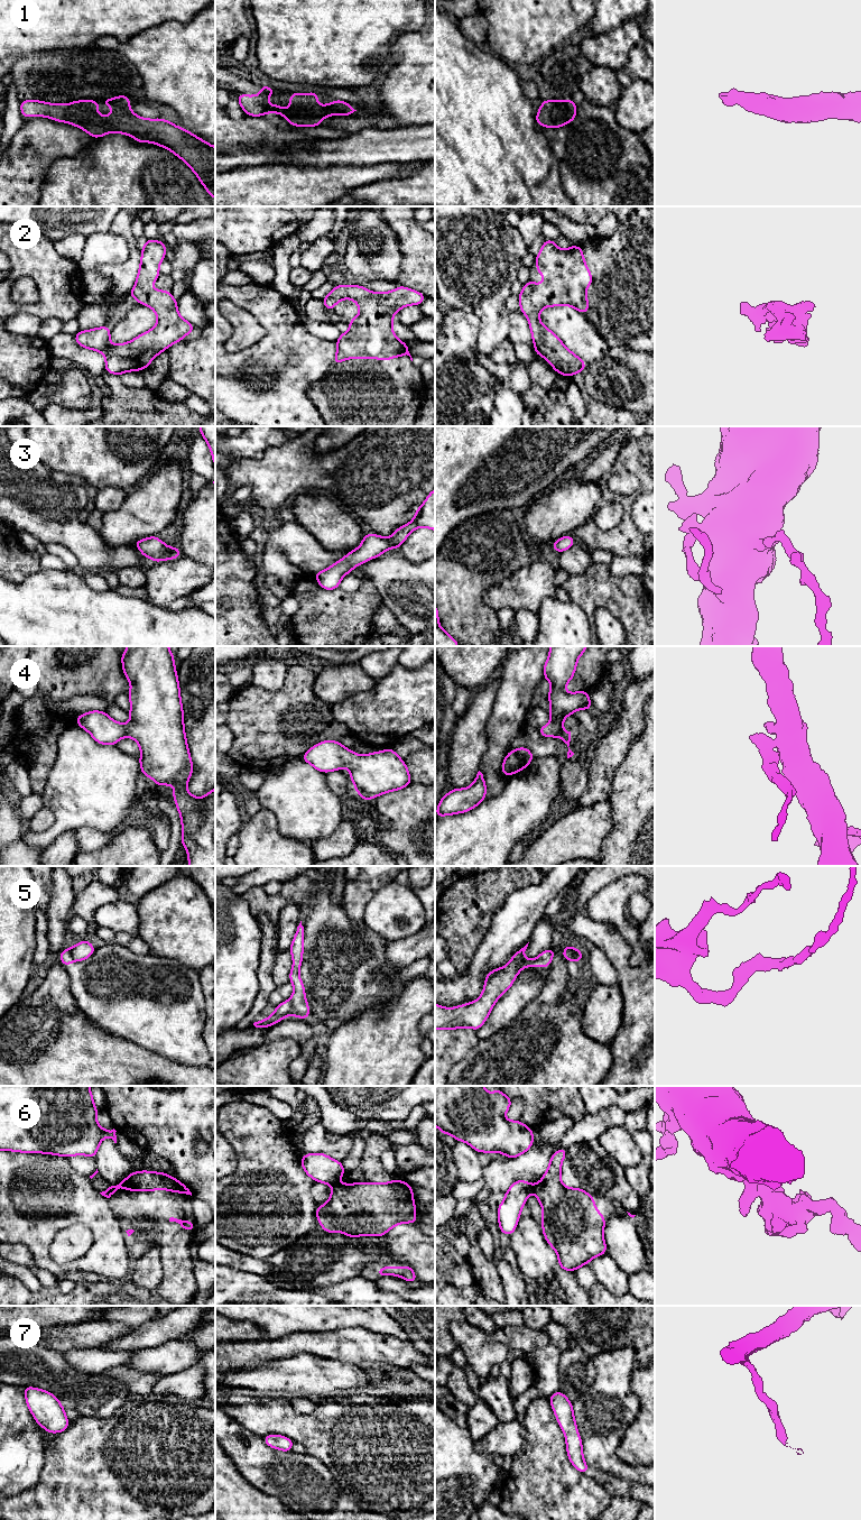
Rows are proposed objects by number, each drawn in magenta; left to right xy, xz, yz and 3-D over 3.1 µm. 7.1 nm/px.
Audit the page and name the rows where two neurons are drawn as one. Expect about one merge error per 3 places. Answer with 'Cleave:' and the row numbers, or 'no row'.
Cleave: 5, 6

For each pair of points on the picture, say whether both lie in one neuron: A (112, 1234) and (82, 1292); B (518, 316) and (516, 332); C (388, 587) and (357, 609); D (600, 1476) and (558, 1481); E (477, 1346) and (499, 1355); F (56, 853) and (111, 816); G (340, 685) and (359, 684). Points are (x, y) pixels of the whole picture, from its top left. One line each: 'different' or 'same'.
A: different
B: same
C: different
D: different
E: same
F: different
G: same

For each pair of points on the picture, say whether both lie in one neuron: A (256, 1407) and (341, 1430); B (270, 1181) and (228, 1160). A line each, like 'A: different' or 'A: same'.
A: same
B: different

